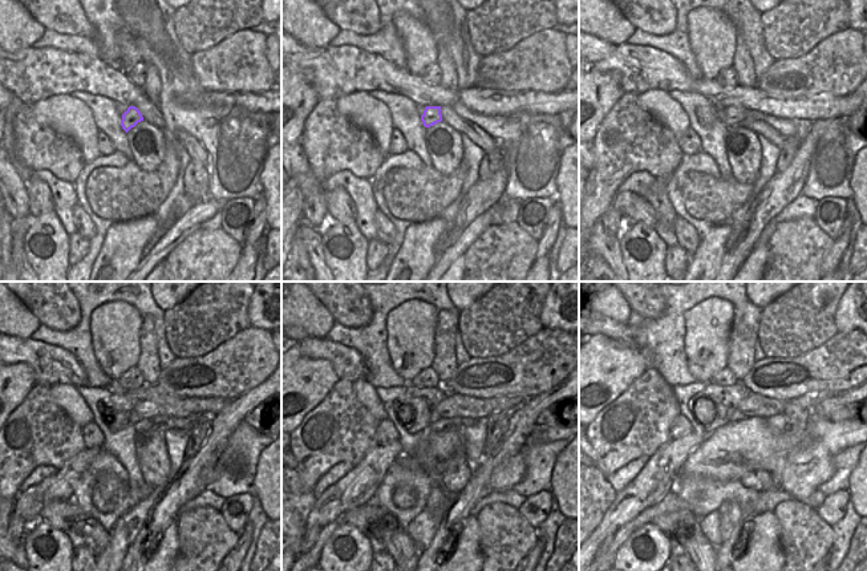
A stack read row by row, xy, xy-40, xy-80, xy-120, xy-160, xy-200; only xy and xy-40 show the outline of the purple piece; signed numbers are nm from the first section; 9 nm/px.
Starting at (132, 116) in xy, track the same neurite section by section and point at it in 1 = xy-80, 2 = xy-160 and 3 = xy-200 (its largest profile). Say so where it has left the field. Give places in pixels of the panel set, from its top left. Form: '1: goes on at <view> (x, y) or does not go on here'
1: goes on at xy-80 (732, 116)
2: goes on at xy-160 (448, 408)
3: goes on at xy-200 (754, 407)

